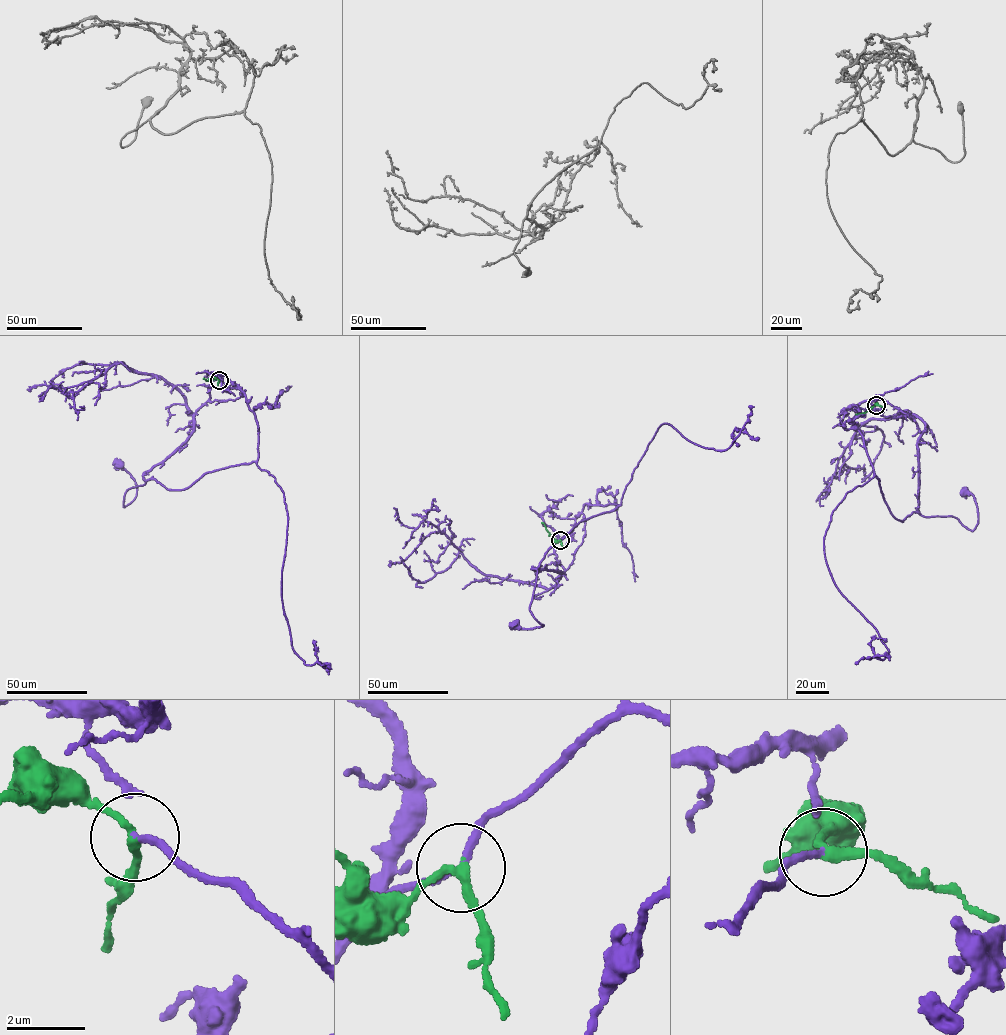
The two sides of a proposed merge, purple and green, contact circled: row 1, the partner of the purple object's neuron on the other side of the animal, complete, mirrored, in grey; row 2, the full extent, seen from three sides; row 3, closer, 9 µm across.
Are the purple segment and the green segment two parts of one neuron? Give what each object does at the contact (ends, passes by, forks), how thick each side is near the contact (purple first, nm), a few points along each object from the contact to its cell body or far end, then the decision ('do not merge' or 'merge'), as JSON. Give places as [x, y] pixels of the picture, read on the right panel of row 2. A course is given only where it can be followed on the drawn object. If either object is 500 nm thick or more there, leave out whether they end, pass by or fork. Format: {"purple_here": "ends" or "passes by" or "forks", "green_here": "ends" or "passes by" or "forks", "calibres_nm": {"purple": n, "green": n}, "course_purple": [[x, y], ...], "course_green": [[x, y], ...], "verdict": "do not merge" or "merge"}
{"purple_here": "passes by", "green_here": "passes by", "calibres_nm": {"purple": 110, "green": 220}, "course_purple": [[876, 405], [861, 408], [852, 423], [894, 517], [951, 516], [972, 530], [976, 504], [964, 493]], "course_green": [[876, 405], [855, 414]], "verdict": "merge"}

